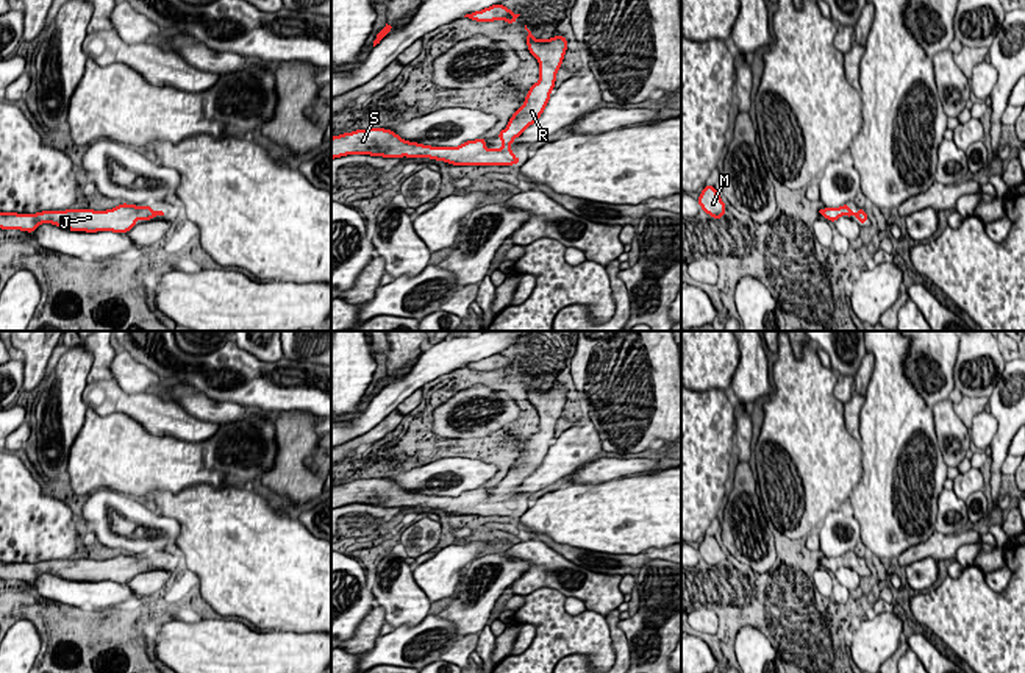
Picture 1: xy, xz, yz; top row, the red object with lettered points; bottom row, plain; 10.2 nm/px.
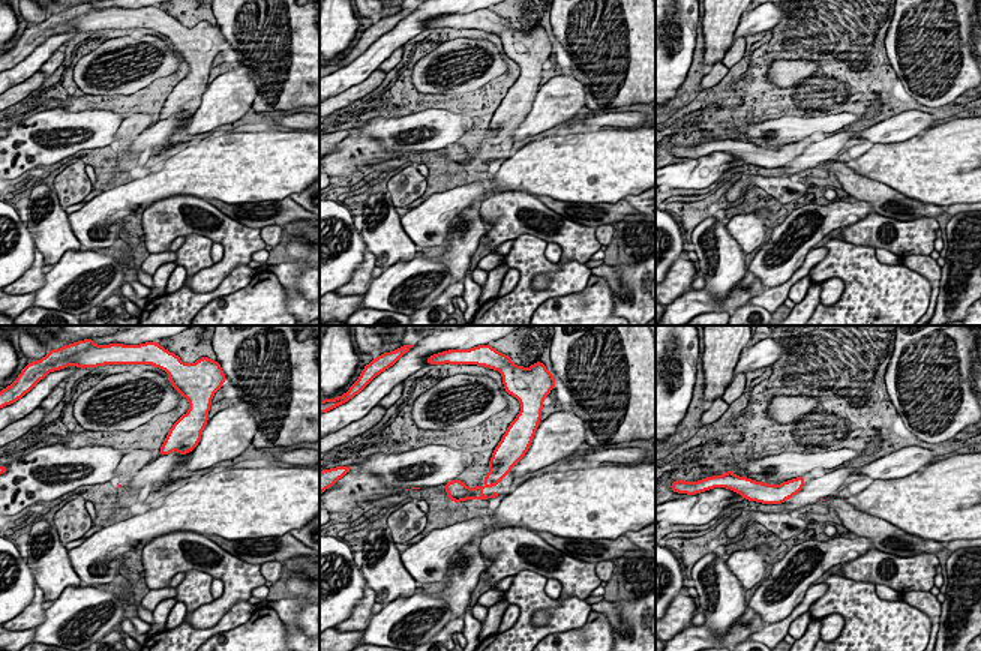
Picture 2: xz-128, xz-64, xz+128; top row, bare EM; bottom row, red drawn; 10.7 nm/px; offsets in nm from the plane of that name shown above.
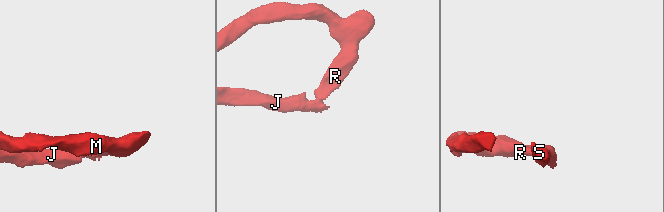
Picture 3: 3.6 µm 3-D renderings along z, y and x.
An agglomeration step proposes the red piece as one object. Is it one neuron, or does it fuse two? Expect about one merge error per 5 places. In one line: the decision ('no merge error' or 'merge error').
no merge error

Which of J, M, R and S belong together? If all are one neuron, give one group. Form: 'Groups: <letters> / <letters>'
Groups: J M R S

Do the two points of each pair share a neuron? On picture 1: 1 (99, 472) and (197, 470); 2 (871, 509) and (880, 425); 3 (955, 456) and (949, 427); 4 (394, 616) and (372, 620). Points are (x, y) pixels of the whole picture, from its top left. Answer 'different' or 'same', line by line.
1: same
2: same
3: same
4: different

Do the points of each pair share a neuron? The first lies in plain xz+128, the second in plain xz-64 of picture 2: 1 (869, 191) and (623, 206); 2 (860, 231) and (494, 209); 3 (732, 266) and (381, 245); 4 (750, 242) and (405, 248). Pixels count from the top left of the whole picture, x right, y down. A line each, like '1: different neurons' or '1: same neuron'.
1: same neuron
2: same neuron
3: same neuron
4: different neurons

